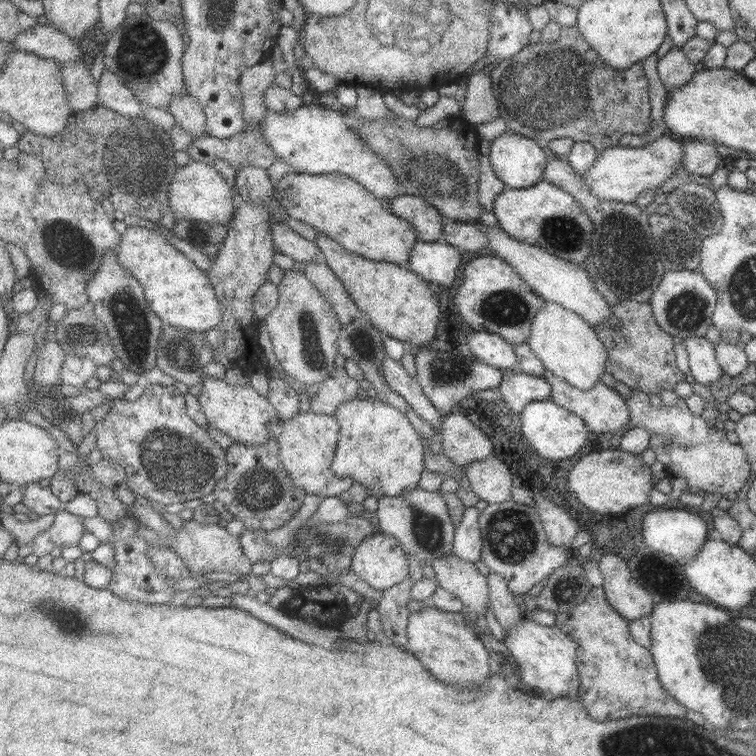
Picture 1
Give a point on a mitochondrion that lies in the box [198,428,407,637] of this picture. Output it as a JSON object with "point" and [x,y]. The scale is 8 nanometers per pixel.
{"point":[259,489]}

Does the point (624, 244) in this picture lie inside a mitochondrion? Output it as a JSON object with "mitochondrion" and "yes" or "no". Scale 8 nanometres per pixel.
{"mitochondrion":"yes"}

